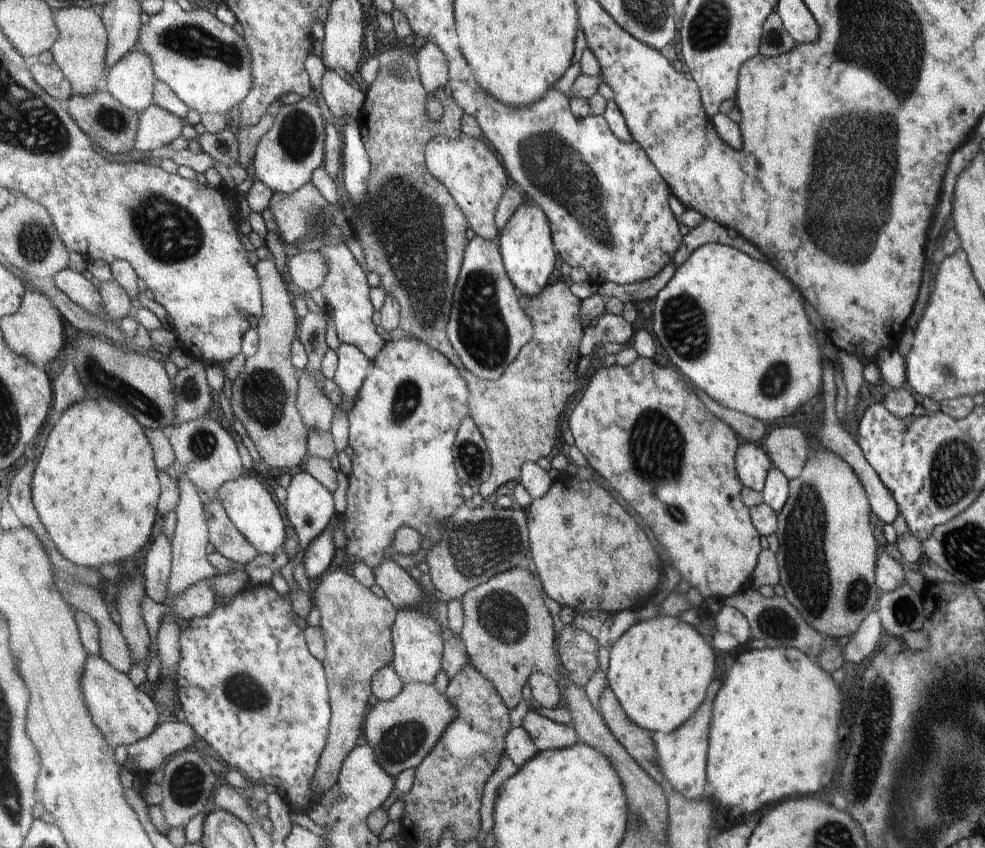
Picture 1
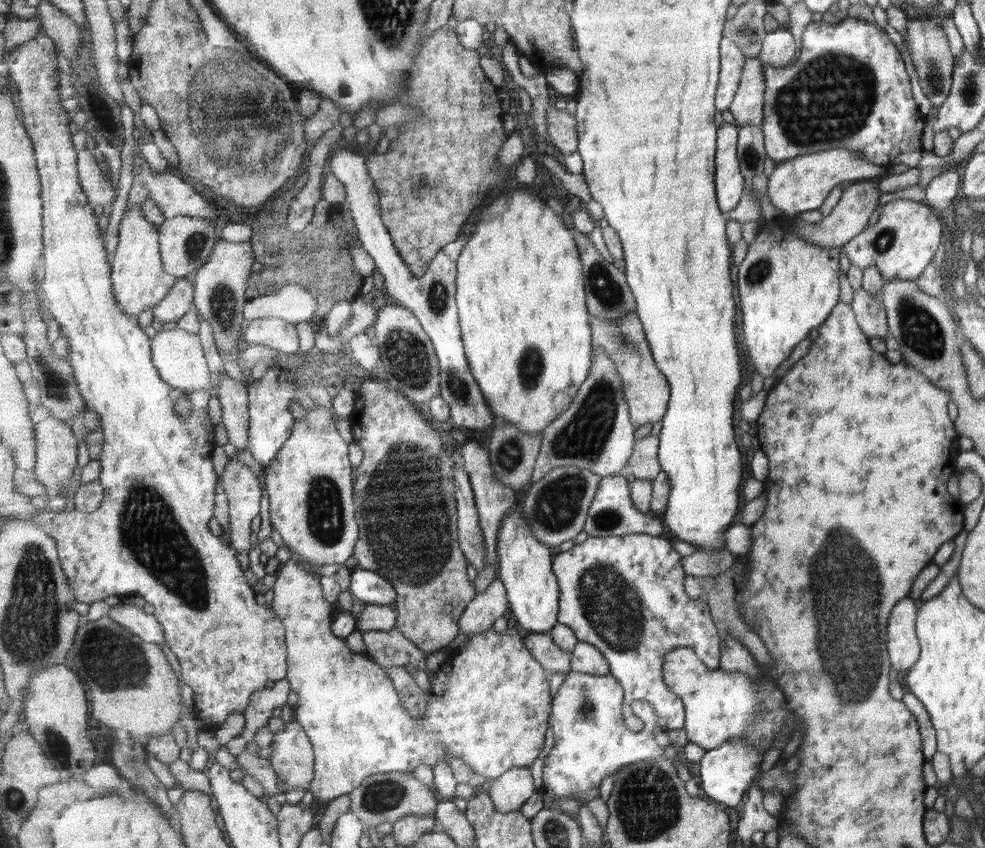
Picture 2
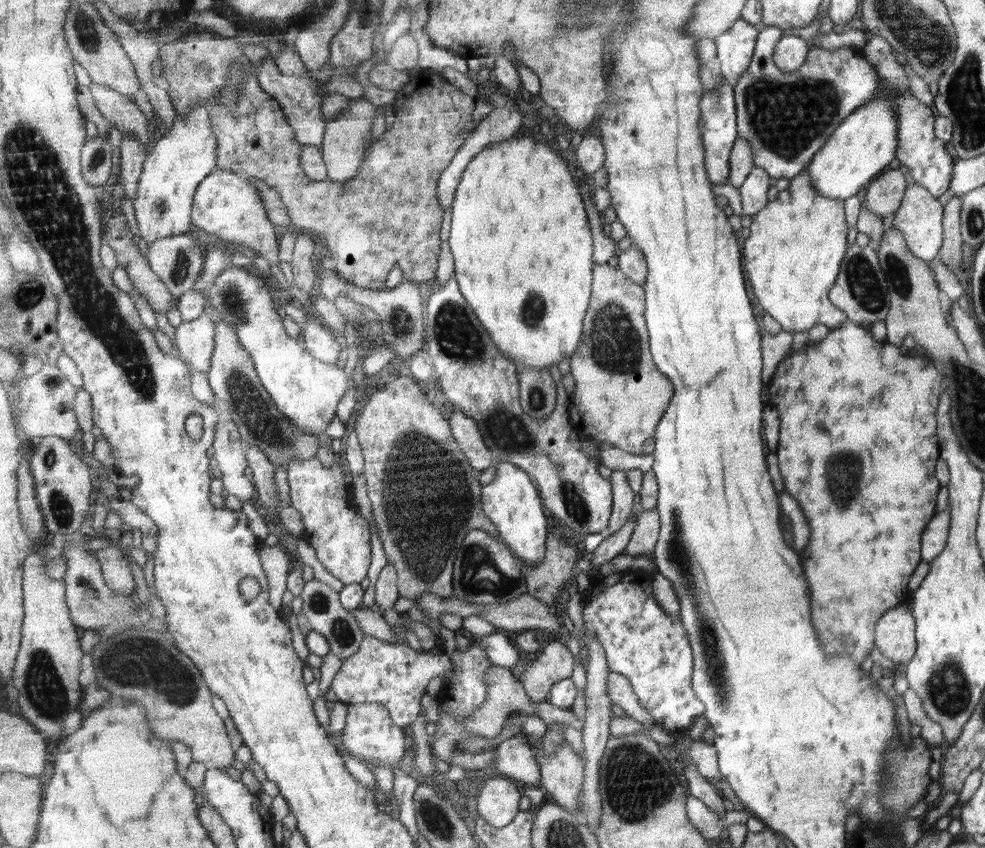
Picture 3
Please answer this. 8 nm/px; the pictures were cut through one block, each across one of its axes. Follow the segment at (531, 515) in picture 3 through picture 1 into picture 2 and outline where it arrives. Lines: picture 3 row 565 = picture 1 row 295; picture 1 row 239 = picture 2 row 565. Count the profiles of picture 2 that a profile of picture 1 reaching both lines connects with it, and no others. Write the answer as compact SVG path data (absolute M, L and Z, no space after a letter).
M513 509L503 518L498 540L498 577L507 589L512 614L529 633L549 634L559 623L560 585L554 573L555 552L554 548L535 538L531 526L523 518L522 509Z

